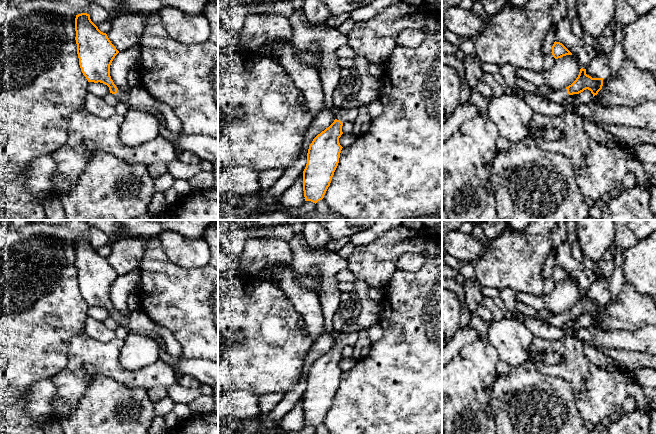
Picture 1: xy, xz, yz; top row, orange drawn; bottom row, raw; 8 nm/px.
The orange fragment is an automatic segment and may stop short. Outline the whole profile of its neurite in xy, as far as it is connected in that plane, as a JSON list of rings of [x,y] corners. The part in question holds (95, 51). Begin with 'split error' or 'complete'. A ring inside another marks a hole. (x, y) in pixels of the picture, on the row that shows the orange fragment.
split error; [[[87,13],[76,15],[75,31],[79,65],[88,82],[107,85],[120,103],[132,109],[128,103],[130,89],[118,89],[111,79],[110,65],[119,51],[107,34],[98,29]]]

